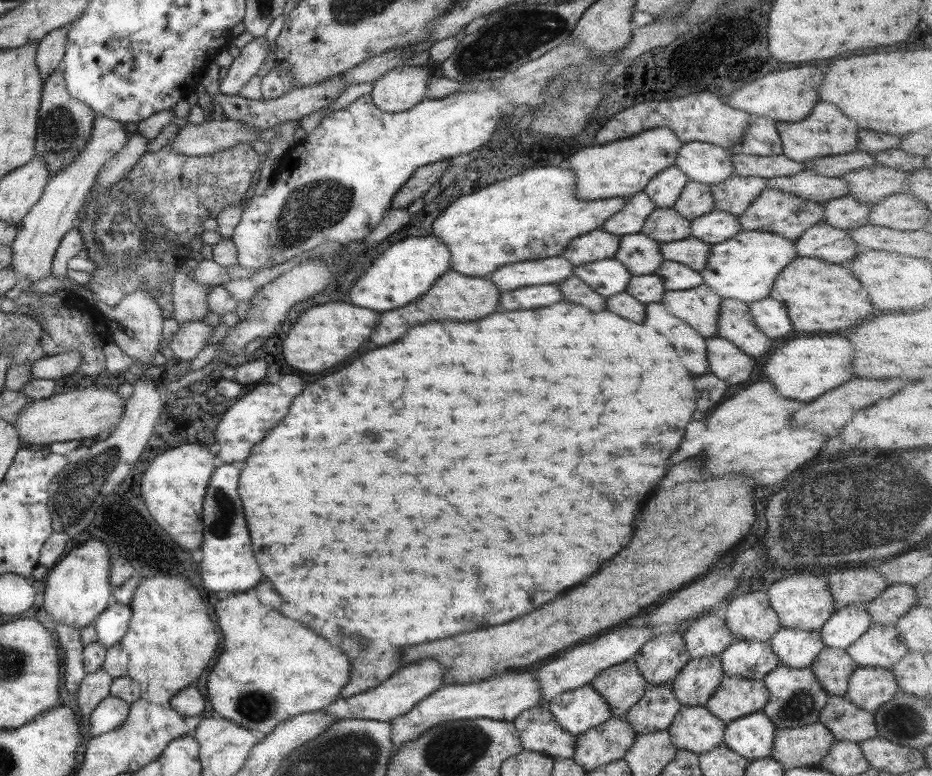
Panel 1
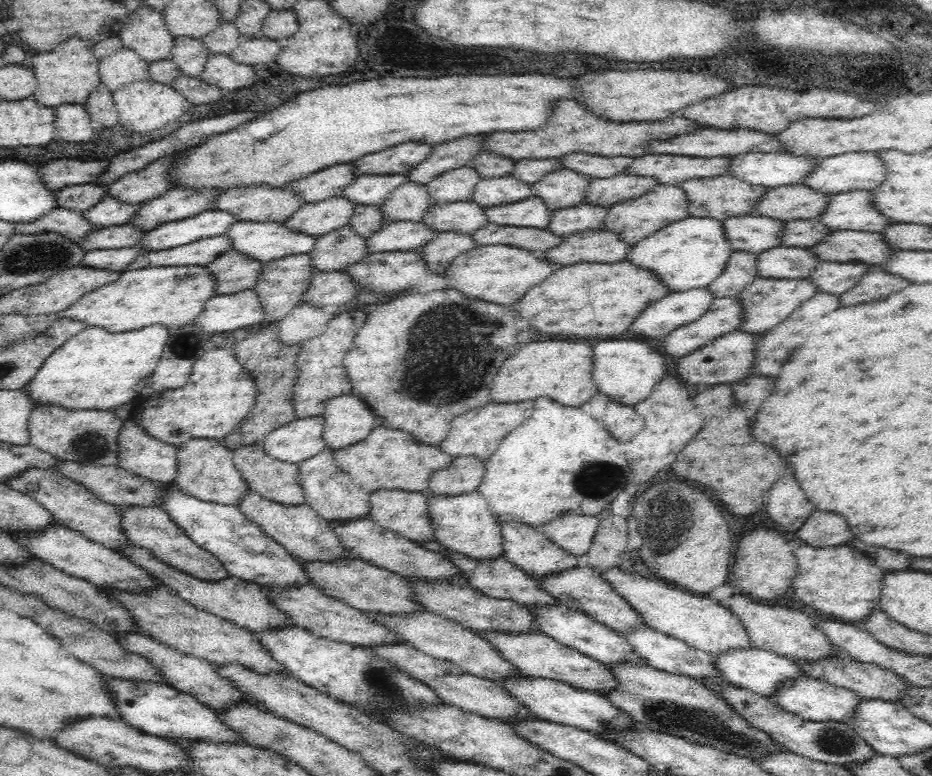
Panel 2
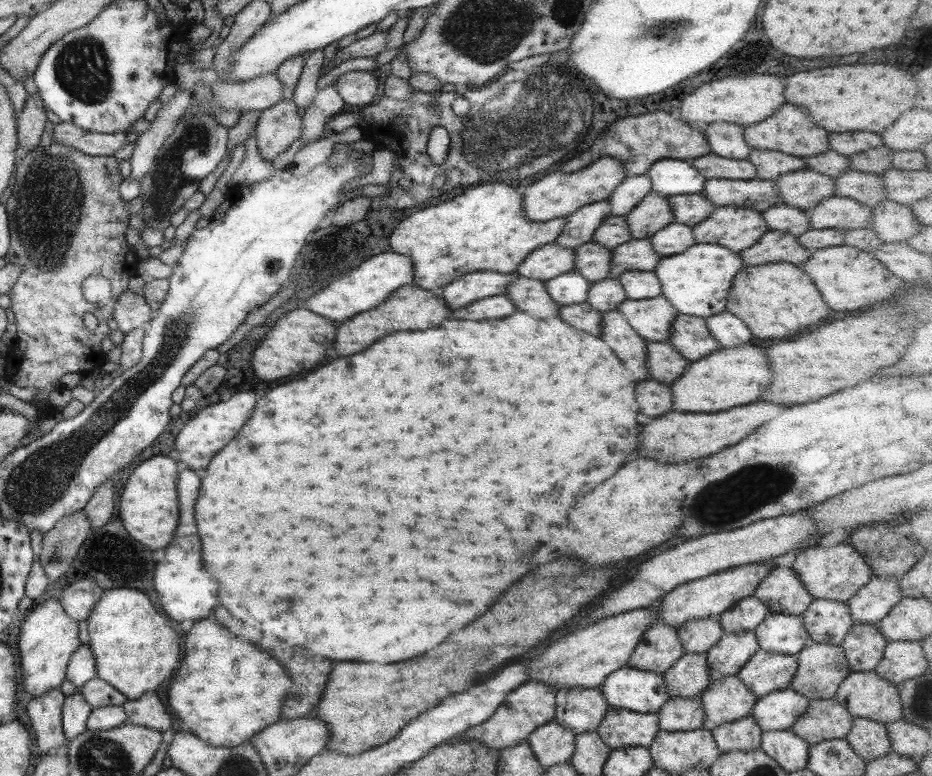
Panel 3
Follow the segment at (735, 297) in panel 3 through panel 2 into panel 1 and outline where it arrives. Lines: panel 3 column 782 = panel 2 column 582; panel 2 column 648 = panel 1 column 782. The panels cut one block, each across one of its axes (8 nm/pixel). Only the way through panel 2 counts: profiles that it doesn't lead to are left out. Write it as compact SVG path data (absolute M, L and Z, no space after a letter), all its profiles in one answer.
M795 257L777 275L769 296L785 306L793 328L801 332L833 332L849 328L857 320L873 314L873 306L859 280L855 280L849 270L819 262L818 258Z

